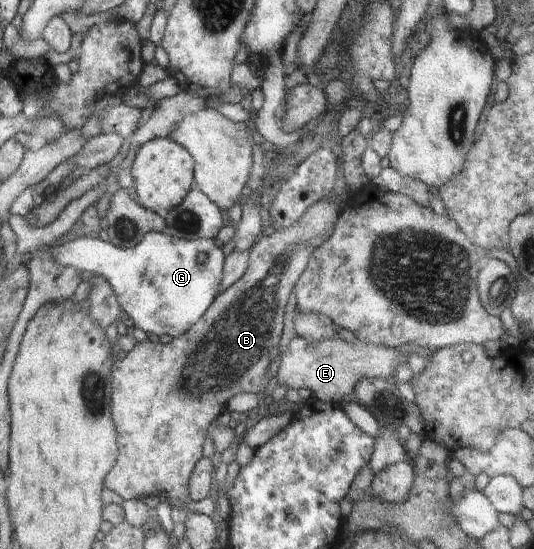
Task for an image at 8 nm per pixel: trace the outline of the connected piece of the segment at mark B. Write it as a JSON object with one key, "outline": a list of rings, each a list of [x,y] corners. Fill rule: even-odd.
{"outline":[[[344,191],[334,198],[323,198],[308,207],[295,225],[282,227],[270,236],[262,233],[250,248],[247,271],[232,286],[217,294],[216,301],[196,325],[167,344],[154,344],[148,338],[137,342],[123,360],[114,363],[114,422],[118,422],[118,446],[122,446],[122,450],[120,458],[116,458],[118,466],[114,466],[106,477],[108,490],[116,492],[124,501],[145,500],[149,496],[189,499],[190,476],[197,462],[206,456],[206,435],[212,422],[230,410],[230,402],[234,402],[238,394],[252,392],[261,397],[266,388],[266,368],[278,354],[286,302],[292,286],[300,280],[314,251],[329,241],[338,217],[346,207],[348,195]],[[281,256],[286,256],[286,264],[274,278],[274,265]]]}

